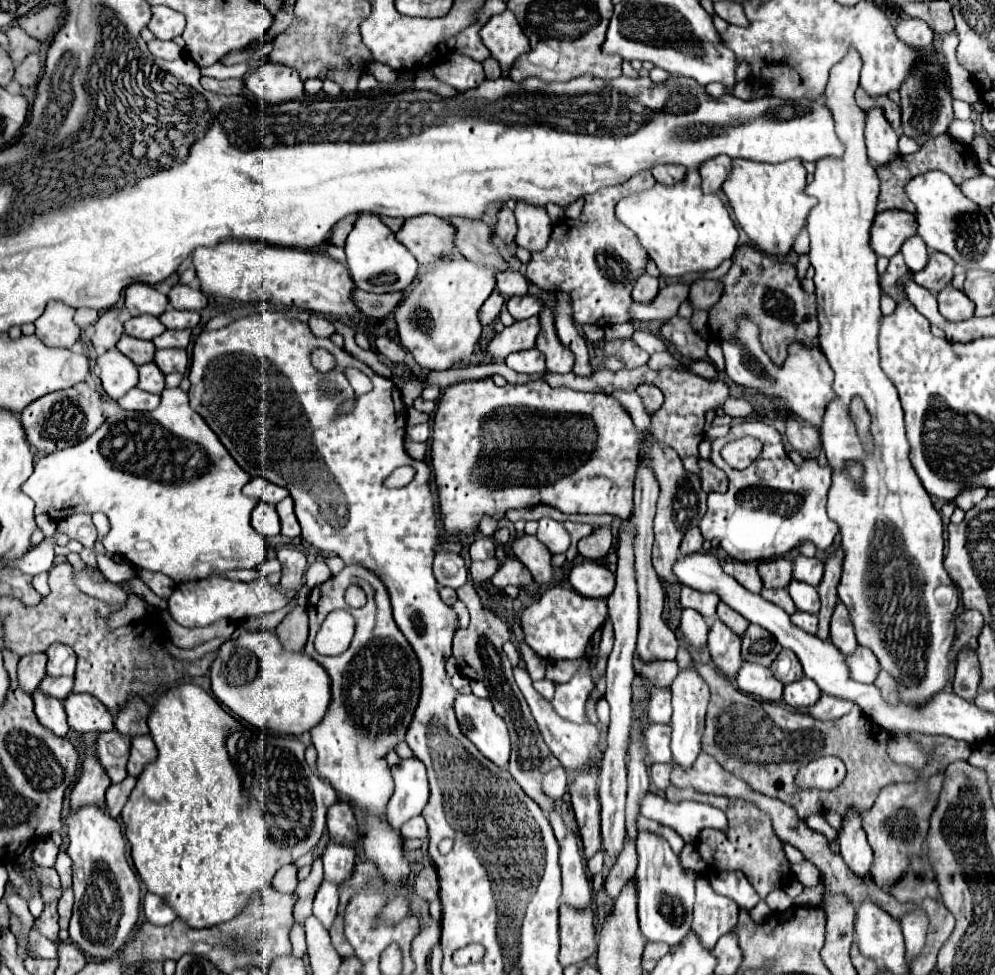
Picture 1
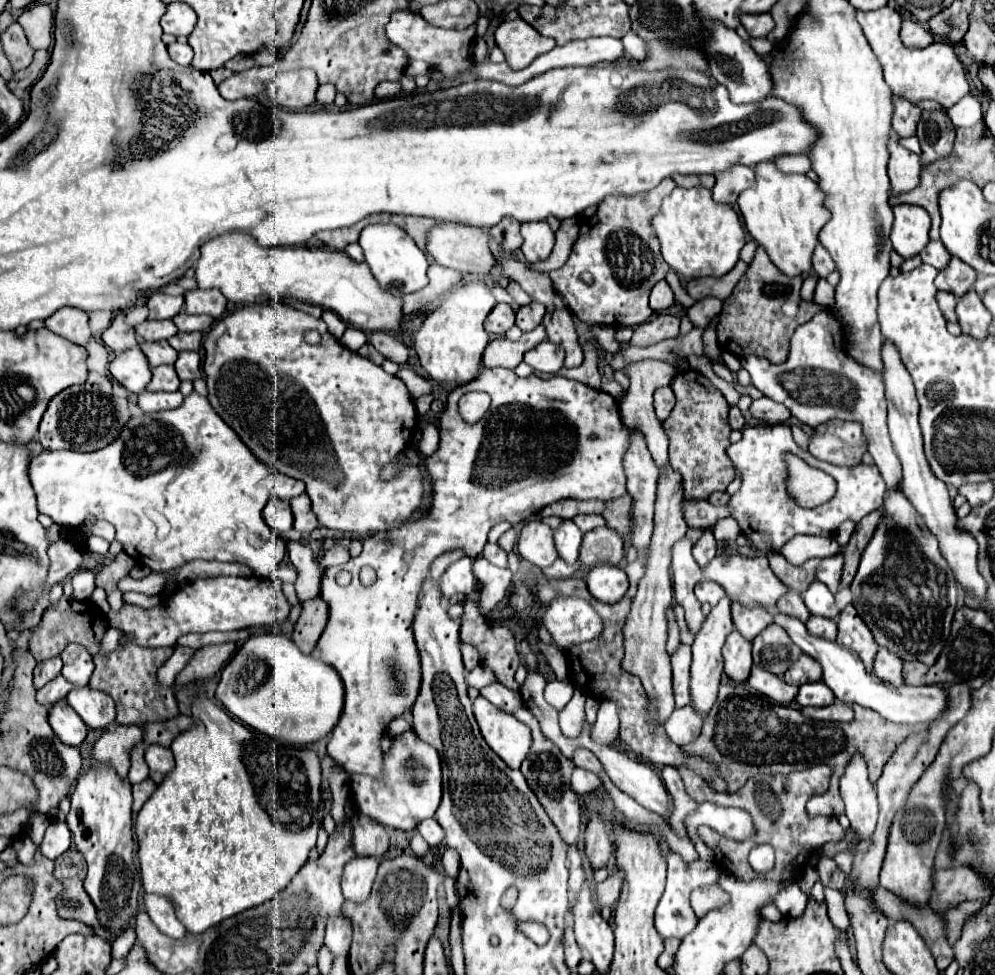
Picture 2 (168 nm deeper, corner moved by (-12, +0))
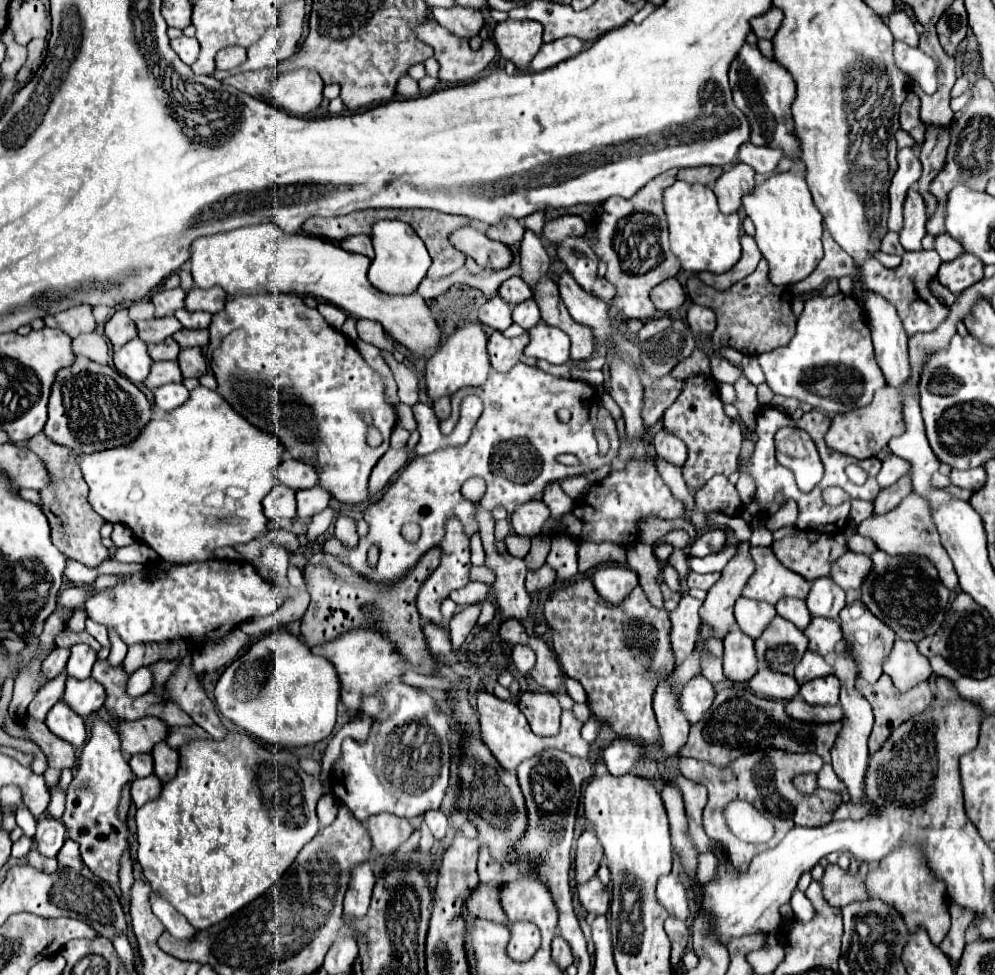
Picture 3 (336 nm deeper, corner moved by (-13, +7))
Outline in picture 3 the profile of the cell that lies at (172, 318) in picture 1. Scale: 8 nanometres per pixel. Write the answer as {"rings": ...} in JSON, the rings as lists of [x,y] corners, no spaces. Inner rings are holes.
{"rings":[[[181,308],[175,312],[175,318],[183,324],[183,328],[209,328],[213,316],[207,312],[189,312]]]}

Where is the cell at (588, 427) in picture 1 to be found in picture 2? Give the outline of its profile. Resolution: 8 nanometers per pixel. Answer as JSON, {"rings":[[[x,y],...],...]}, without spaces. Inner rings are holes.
{"rings":[[[482,369],[482,373],[480,373],[474,381],[470,381],[470,383],[466,383],[466,385],[460,385],[458,389],[450,391],[446,411],[444,411],[442,417],[440,417],[440,449],[438,449],[434,455],[430,455],[430,457],[426,459],[426,463],[424,463],[424,467],[426,467],[426,471],[428,471],[428,475],[430,475],[430,479],[432,479],[432,503],[430,503],[428,511],[426,511],[420,519],[410,519],[410,521],[406,521],[406,523],[404,523],[402,527],[398,527],[398,529],[392,529],[392,531],[386,531],[386,533],[380,531],[380,533],[374,533],[372,537],[368,535],[368,537],[364,539],[364,551],[362,551],[358,557],[350,559],[350,561],[344,563],[344,565],[326,567],[326,569],[324,569],[324,575],[322,575],[320,595],[322,595],[322,597],[328,601],[328,605],[330,605],[330,619],[328,619],[328,625],[326,625],[326,629],[324,629],[324,633],[322,633],[320,641],[318,641],[318,645],[316,645],[314,651],[312,651],[312,657],[324,661],[326,665],[332,665],[332,667],[338,671],[342,683],[344,683],[344,711],[342,711],[340,721],[336,723],[336,727],[334,727],[334,731],[332,731],[332,737],[330,737],[330,741],[328,741],[328,755],[330,755],[334,761],[338,761],[348,773],[366,773],[366,775],[374,775],[374,777],[376,777],[376,775],[382,775],[380,737],[386,733],[390,719],[394,719],[396,715],[406,713],[406,711],[412,707],[412,703],[414,703],[416,697],[418,697],[418,689],[420,689],[420,679],[422,679],[422,677],[420,677],[420,655],[418,655],[418,649],[416,649],[416,643],[414,643],[414,635],[412,635],[412,621],[414,621],[414,611],[416,611],[418,593],[420,593],[420,589],[422,589],[422,583],[424,583],[426,577],[428,577],[428,571],[430,571],[432,561],[434,561],[438,555],[442,555],[442,553],[446,553],[446,551],[452,551],[452,549],[460,549],[460,551],[464,551],[468,557],[474,559],[478,553],[482,553],[482,549],[484,549],[484,545],[486,545],[486,535],[488,535],[490,527],[494,527],[494,525],[500,523],[500,521],[508,521],[508,523],[512,523],[512,525],[518,525],[518,523],[522,523],[524,519],[528,519],[528,517],[532,517],[534,513],[542,511],[546,505],[550,505],[550,503],[554,503],[554,501],[566,499],[566,497],[570,497],[570,499],[598,499],[598,501],[606,501],[606,499],[616,499],[616,497],[624,495],[624,493],[626,493],[626,475],[624,475],[624,469],[622,469],[622,455],[624,455],[624,451],[626,451],[626,445],[628,445],[628,429],[622,425],[622,417],[620,417],[620,409],[618,409],[616,399],[614,399],[612,395],[604,393],[604,391],[594,391],[594,389],[590,389],[588,385],[578,385],[578,381],[570,381],[570,379],[566,379],[566,377],[558,377],[558,375],[556,375],[556,377],[552,377],[552,379],[548,381],[548,379],[540,379],[540,377],[532,375],[532,377],[526,377],[526,379],[524,379],[524,377],[518,377],[518,375],[516,375],[514,371],[510,371],[510,369]],[[468,391],[486,391],[486,393],[492,397],[492,405],[490,405],[490,409],[486,411],[484,419],[478,421],[478,423],[474,423],[474,425],[466,423],[466,421],[458,415],[458,405],[456,405],[458,399],[460,399],[464,393],[468,393]],[[592,433],[596,433],[598,439],[590,439]],[[362,565],[372,565],[372,567],[376,569],[378,579],[376,579],[376,583],[370,585],[370,587],[364,587],[364,585],[360,583],[360,579],[358,579],[358,573],[360,573]],[[340,569],[348,569],[348,571],[352,573],[352,581],[350,581],[346,587],[340,587],[340,585],[334,581],[334,575],[336,575]]]}

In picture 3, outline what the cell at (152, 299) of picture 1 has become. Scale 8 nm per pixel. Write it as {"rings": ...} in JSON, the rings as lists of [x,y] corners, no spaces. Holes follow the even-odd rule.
{"rings":[[[173,288],[173,290],[163,290],[163,292],[155,292],[151,296],[151,302],[155,304],[155,316],[167,316],[173,314],[175,310],[185,306],[185,292],[181,288]]]}

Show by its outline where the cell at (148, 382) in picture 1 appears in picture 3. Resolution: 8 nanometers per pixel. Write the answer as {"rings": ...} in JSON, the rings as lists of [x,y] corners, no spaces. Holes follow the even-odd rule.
{"rings":[[[153,362],[151,374],[145,378],[145,386],[153,390],[169,382],[183,382],[179,364],[177,362]]]}

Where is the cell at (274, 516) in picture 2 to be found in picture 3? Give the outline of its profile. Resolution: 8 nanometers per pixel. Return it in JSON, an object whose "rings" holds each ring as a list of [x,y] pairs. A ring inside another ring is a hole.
{"rings":[[[277,484],[263,500],[265,516],[271,522],[279,520],[293,520],[295,518],[295,490],[289,490],[283,484]]]}

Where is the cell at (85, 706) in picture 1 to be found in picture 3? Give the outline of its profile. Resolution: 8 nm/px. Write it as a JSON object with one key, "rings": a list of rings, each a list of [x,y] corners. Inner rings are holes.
{"rings":[[[69,678],[63,694],[63,700],[71,706],[71,710],[75,710],[83,718],[97,712],[105,704],[105,698],[107,698],[105,688],[93,678],[87,680]]]}

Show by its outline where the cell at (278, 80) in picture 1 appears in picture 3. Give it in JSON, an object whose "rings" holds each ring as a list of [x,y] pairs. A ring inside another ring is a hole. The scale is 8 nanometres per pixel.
{"rings":[[[299,68],[279,74],[269,88],[273,104],[289,114],[305,116],[315,110],[323,100],[323,80],[315,70]]]}

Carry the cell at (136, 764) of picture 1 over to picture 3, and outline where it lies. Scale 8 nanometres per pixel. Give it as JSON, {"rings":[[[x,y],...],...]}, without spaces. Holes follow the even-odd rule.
{"rings":[[[159,742],[159,746],[153,746],[153,766],[155,766],[155,776],[159,776],[161,782],[169,782],[179,764],[179,754],[175,748],[169,748],[165,742]]]}

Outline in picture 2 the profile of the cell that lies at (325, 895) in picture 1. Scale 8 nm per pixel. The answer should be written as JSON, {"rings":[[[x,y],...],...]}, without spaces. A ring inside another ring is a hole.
{"rings":[[[342,915],[328,919],[324,945],[328,947],[332,957],[346,957],[350,943],[352,943],[352,933],[350,933],[350,925],[346,925],[346,919]]]}

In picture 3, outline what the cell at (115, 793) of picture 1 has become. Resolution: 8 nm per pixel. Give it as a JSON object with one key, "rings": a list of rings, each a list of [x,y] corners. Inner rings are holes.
{"rings":[[[151,774],[147,778],[135,778],[131,784],[131,800],[137,808],[141,808],[145,802],[157,798],[161,792],[161,780]]]}

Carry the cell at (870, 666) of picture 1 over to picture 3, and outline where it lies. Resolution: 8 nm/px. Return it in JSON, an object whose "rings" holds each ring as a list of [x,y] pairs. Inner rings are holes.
{"rings":[[[897,640],[891,654],[883,658],[883,672],[893,680],[899,690],[909,690],[931,676],[929,660],[917,652],[915,642]]]}

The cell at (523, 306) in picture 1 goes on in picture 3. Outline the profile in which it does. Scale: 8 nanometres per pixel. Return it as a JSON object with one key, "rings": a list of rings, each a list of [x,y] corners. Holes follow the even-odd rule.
{"rings":[[[531,298],[527,302],[521,302],[513,308],[513,322],[519,324],[523,330],[531,330],[541,320],[537,302]]]}

